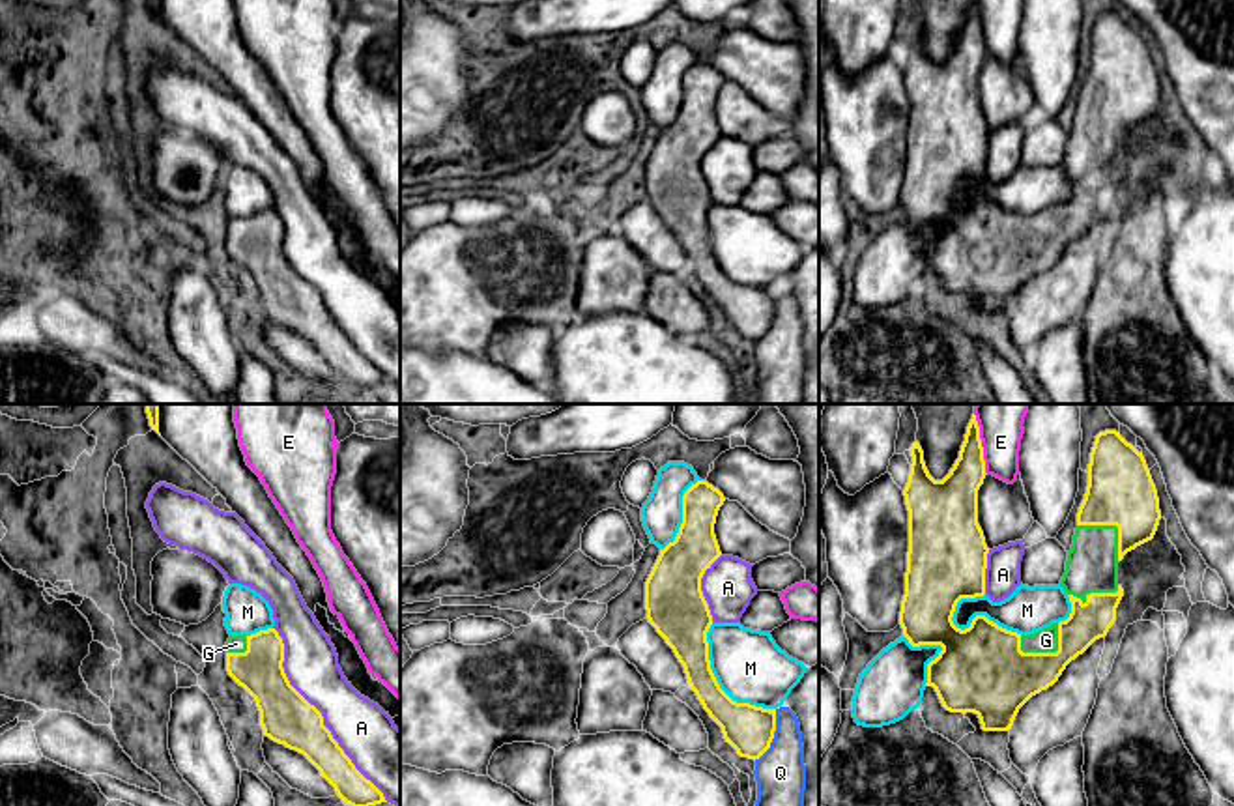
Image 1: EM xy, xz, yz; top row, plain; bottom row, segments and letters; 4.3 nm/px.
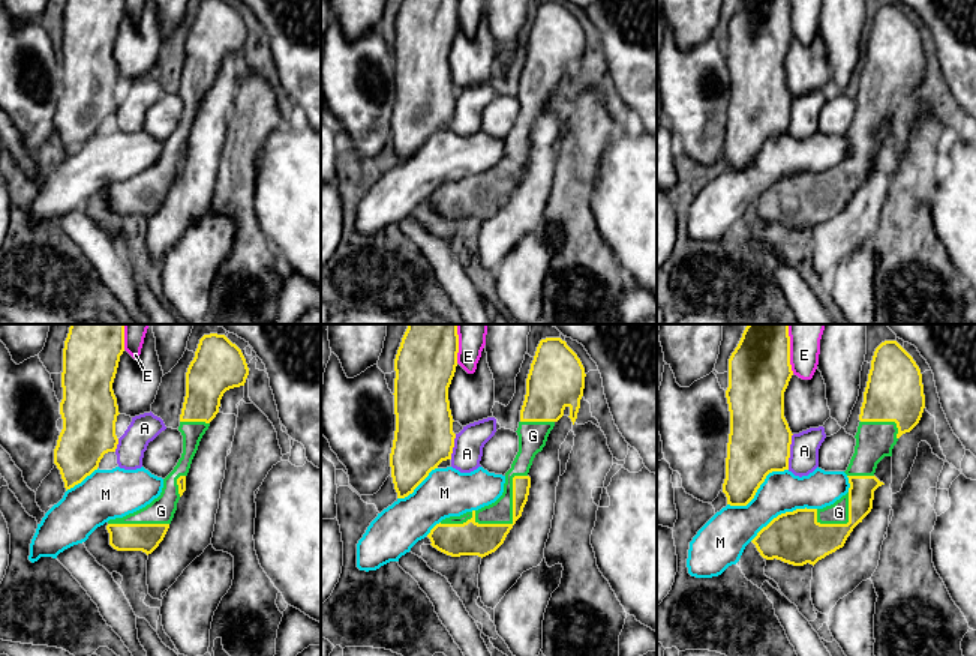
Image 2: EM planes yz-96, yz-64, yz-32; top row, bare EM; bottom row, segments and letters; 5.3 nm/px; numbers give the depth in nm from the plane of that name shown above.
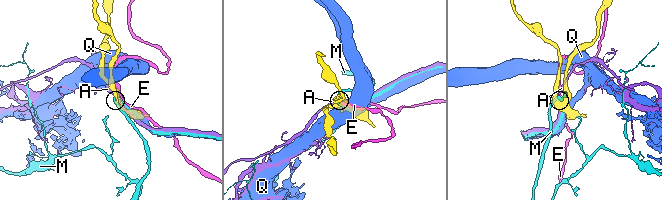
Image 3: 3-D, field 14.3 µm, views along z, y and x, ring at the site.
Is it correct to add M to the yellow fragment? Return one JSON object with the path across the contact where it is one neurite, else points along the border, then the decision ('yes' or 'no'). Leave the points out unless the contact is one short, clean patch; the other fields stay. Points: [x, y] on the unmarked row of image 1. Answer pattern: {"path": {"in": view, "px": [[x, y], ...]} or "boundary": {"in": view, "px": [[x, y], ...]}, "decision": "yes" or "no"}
{"decision": "no"}

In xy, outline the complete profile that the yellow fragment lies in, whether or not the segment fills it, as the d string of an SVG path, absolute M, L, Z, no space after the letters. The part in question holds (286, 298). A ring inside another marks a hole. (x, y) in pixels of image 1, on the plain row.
M275 209L226 223L226 252L254 279L264 316L303 335L346 385L387 383L333 320L322 294L290 266L282 243L284 224Z

